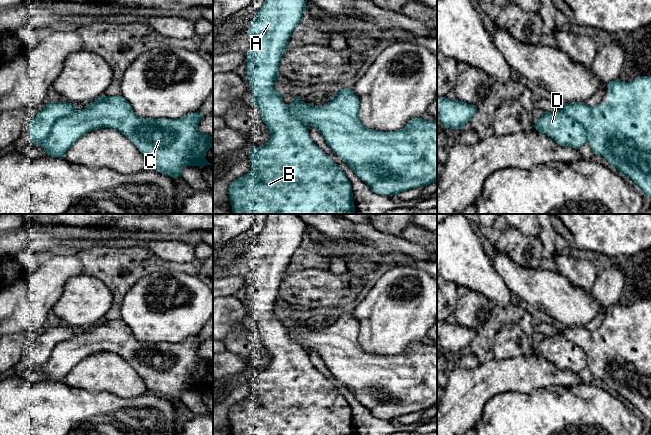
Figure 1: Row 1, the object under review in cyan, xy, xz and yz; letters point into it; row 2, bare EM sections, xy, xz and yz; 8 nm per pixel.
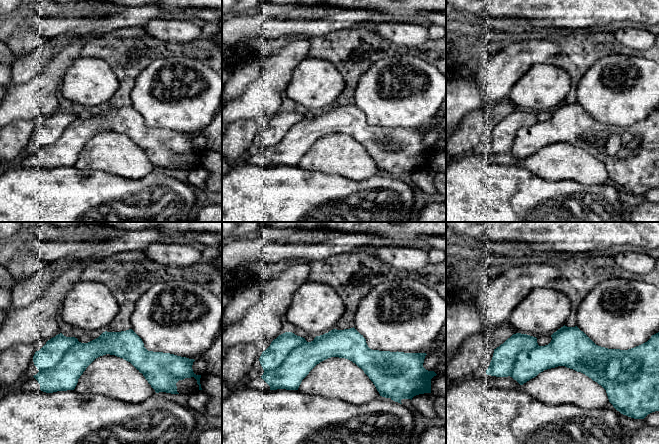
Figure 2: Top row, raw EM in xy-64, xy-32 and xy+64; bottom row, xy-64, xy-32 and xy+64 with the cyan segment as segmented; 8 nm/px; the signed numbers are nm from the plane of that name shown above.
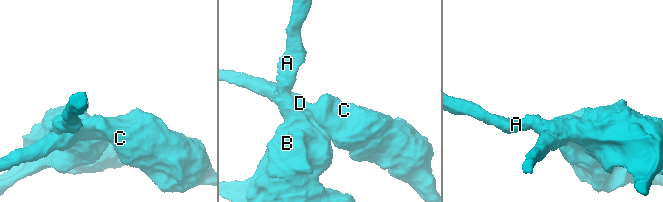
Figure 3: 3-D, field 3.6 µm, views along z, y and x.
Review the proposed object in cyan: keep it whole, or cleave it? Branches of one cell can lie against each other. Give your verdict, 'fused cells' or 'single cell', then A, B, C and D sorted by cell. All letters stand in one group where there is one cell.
fused cells; A B / C D

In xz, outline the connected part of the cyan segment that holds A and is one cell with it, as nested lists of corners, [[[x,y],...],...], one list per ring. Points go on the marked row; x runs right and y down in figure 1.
[[[265,0],[263,6],[256,11],[255,19],[252,24],[249,25],[248,34],[250,36],[250,49],[247,51],[247,75],[246,79],[249,80],[249,86],[253,93],[251,103],[255,105],[262,118],[262,122],[266,124],[270,132],[270,139],[262,146],[252,149],[249,152],[251,169],[244,175],[234,180],[228,189],[230,202],[232,206],[233,214],[356,214],[353,192],[351,182],[343,172],[343,170],[333,161],[327,154],[325,154],[311,139],[310,134],[306,126],[304,126],[299,120],[295,119],[289,112],[287,105],[282,100],[281,94],[274,88],[274,82],[279,79],[279,65],[280,60],[287,50],[287,44],[290,40],[291,34],[296,26],[303,21],[303,13],[306,10],[307,0]]]

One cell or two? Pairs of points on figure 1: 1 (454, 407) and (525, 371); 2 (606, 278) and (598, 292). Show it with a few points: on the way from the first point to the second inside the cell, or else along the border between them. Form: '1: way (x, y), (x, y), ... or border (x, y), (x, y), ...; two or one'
1: way (472, 389), (493, 377), (507, 375); one
2: way (606, 281), (606, 284), (601, 289); one

